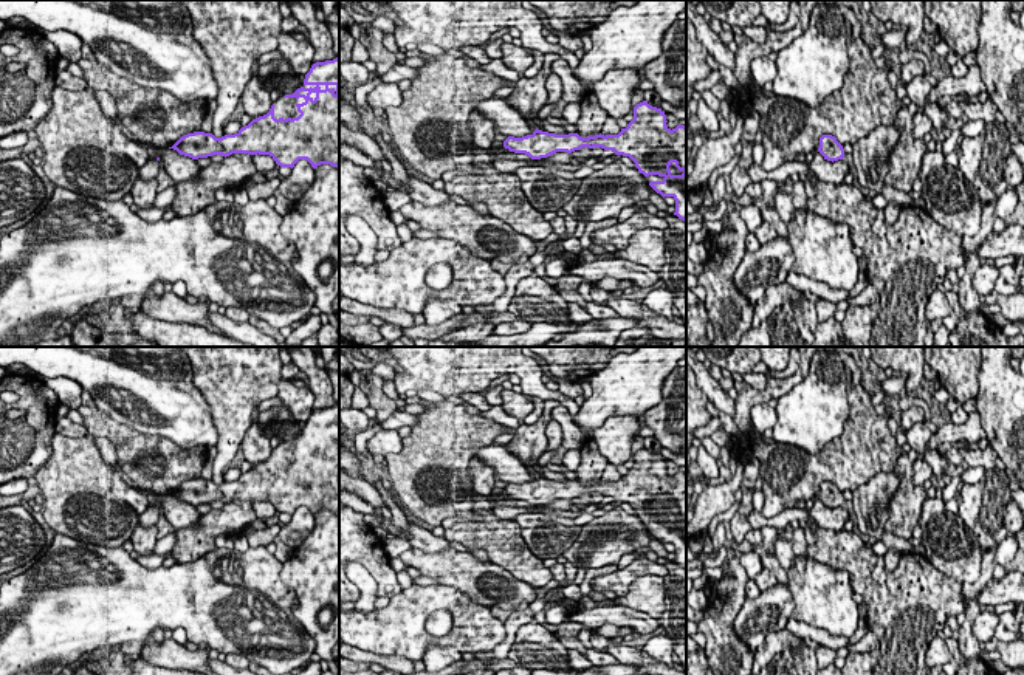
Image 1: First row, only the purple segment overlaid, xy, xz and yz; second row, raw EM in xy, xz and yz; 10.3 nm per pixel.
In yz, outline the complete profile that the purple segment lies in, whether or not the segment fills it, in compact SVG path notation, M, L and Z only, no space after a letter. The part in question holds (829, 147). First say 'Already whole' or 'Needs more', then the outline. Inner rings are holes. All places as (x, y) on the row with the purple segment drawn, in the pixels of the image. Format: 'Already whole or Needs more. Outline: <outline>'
Already whole. Outline: M823 135L820 138L818 152L824 156L824 159L832 161L832 163L843 159L844 156L843 146L832 135Z

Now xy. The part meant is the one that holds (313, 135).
Needs more. Outline: M339 57L313 63L301 88L280 96L266 115L253 119L237 133L215 138L212 133L194 132L181 136L169 149L192 159L259 153L270 155L280 167L293 169L299 159L307 159L313 169L321 164L339 167Z

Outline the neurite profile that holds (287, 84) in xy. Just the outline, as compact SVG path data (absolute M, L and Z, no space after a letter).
M294 71L283 76L271 76L268 81L270 91L277 90L282 96L293 94L302 87L305 76Z

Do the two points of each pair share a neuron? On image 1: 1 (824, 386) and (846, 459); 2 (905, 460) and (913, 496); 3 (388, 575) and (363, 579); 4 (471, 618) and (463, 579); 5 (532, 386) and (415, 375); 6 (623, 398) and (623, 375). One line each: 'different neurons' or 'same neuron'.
1: different neurons
2: same neuron
3: different neurons
4: different neurons
5: same neuron
6: same neuron

